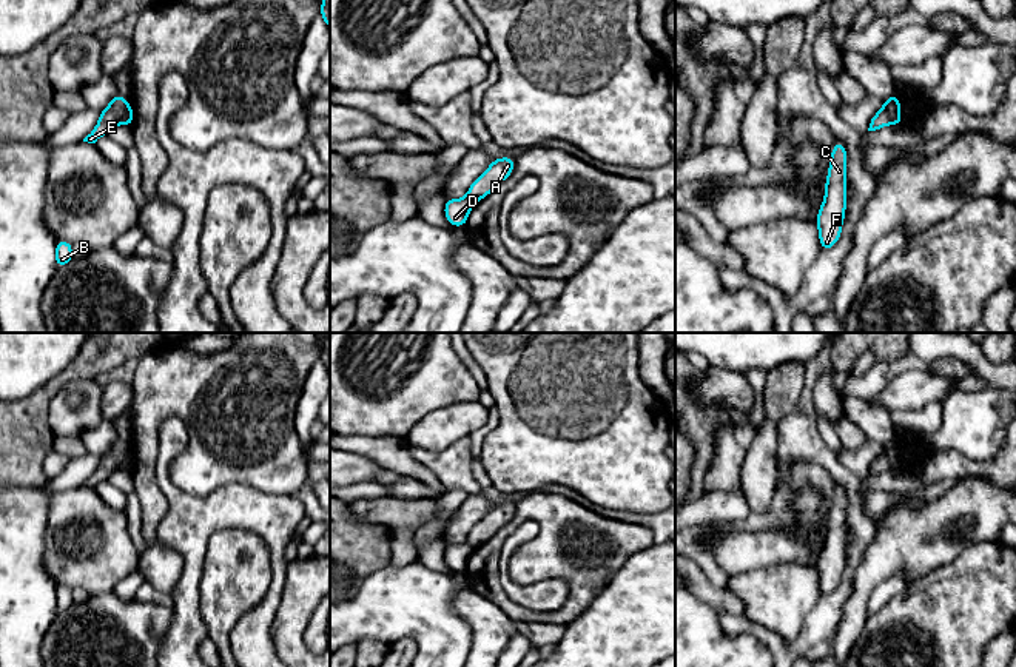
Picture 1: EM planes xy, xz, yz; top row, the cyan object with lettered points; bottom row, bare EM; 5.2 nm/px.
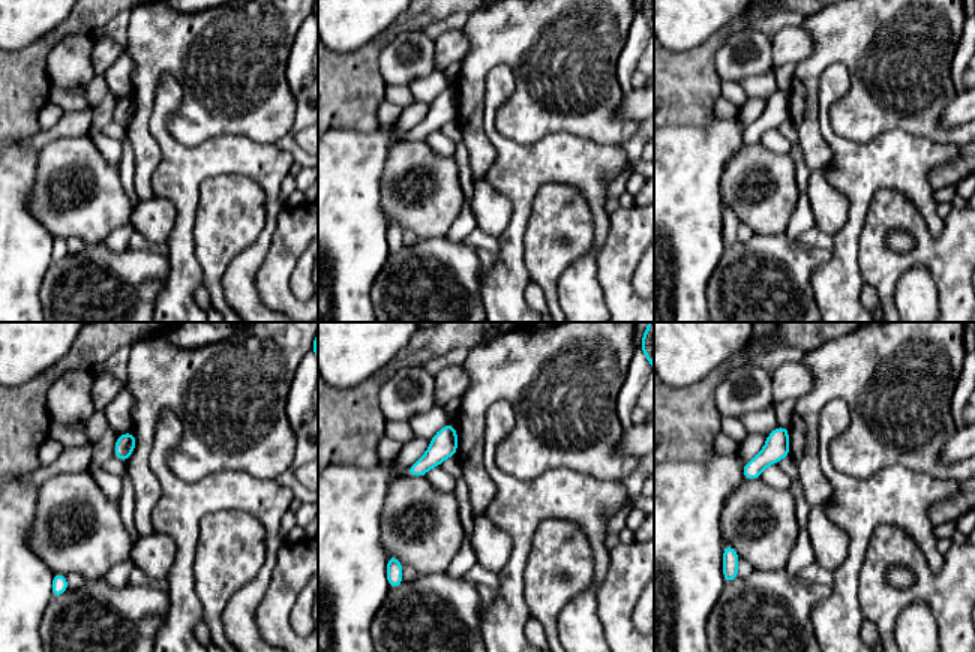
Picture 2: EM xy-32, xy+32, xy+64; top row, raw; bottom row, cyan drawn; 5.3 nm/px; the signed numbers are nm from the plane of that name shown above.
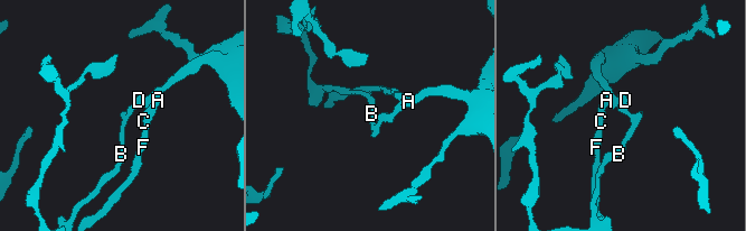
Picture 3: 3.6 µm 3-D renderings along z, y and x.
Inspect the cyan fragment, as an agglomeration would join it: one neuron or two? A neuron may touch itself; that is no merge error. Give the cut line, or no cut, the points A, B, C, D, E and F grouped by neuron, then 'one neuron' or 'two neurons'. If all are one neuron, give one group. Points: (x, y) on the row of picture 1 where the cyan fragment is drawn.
cut xy (128, 105), (121, 122); groups A C F / B D E; two neurons

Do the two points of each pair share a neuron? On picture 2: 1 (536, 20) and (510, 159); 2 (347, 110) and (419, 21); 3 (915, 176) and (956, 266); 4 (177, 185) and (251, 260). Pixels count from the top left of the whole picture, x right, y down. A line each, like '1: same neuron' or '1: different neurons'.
1: different neurons
2: same neuron
3: different neurons
4: same neuron

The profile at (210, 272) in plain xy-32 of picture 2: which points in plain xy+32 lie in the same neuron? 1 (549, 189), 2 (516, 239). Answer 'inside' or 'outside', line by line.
1: inside
2: outside

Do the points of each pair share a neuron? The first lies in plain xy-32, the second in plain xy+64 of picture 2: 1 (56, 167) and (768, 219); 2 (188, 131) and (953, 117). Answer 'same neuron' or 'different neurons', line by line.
1: same neuron
2: different neurons

